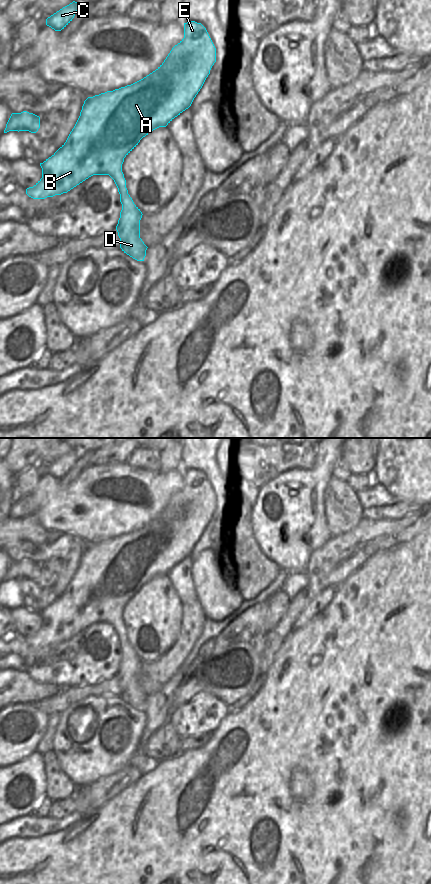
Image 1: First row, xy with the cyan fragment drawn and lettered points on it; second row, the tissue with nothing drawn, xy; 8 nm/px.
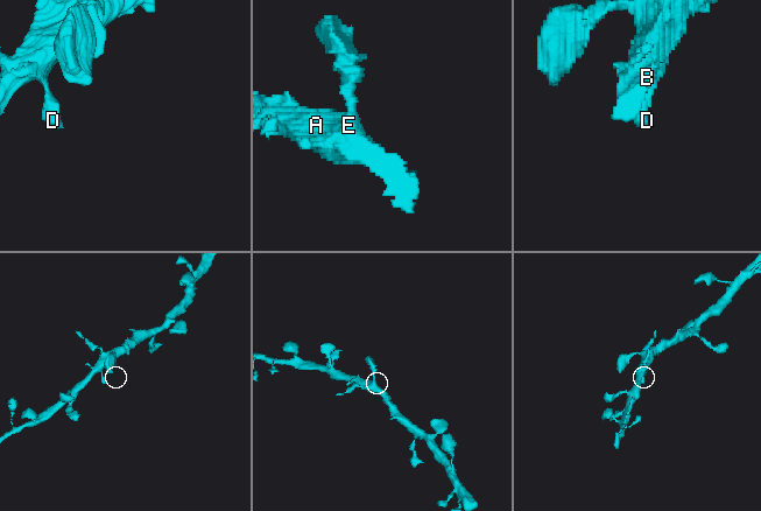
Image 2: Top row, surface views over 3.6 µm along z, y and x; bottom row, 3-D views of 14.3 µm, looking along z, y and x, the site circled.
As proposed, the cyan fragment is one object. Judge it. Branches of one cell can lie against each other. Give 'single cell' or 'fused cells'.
single cell

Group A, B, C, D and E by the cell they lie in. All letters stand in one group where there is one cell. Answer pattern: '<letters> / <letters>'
A B C D E

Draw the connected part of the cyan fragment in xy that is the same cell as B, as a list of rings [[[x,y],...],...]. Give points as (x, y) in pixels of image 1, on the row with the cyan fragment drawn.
[[[195,21],[184,23],[184,38],[175,45],[164,62],[143,79],[125,87],[88,97],[66,142],[40,163],[42,178],[26,189],[33,199],[45,199],[67,193],[93,175],[109,175],[120,194],[122,210],[116,226],[120,248],[137,261],[144,261],[147,246],[140,238],[142,212],[126,188],[122,172],[124,158],[151,131],[166,127],[188,109],[216,62],[216,48],[206,28]]]

